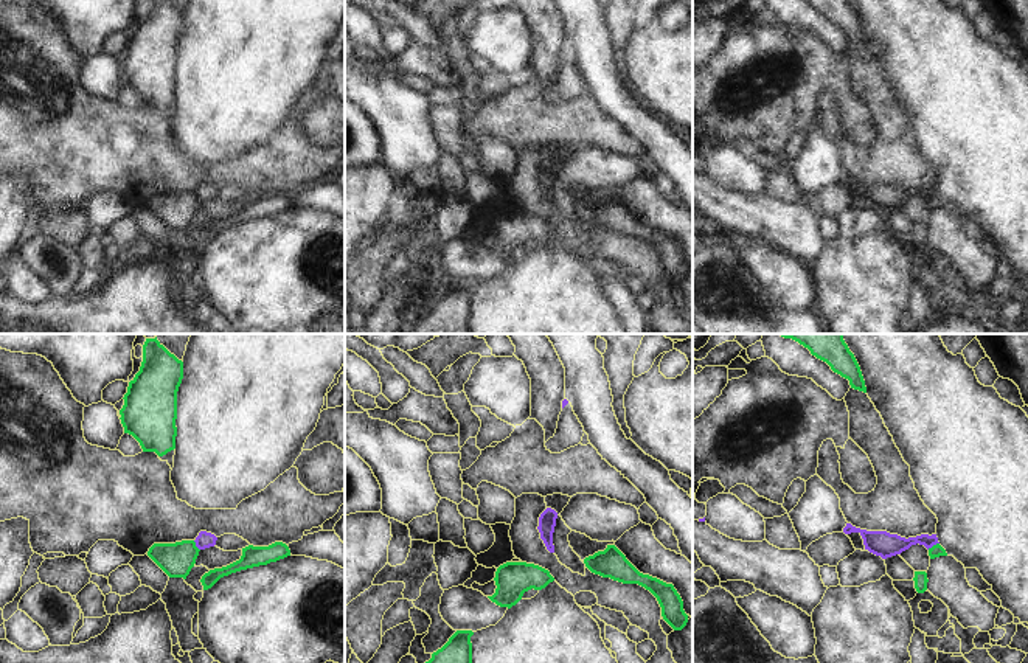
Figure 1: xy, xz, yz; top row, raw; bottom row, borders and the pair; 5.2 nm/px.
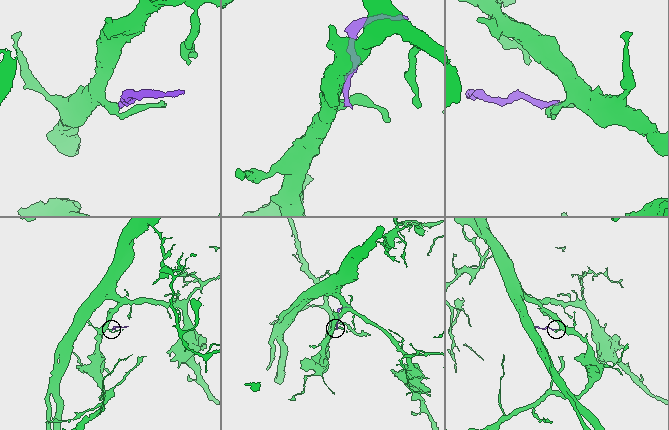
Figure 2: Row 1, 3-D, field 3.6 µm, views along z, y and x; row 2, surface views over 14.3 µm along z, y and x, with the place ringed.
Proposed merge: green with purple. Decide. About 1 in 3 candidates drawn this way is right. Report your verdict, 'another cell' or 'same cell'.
another cell

